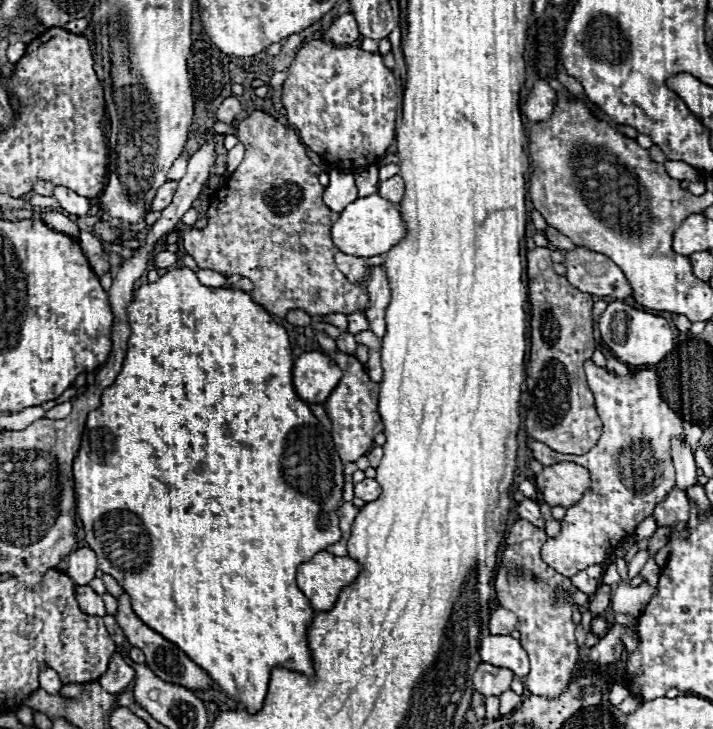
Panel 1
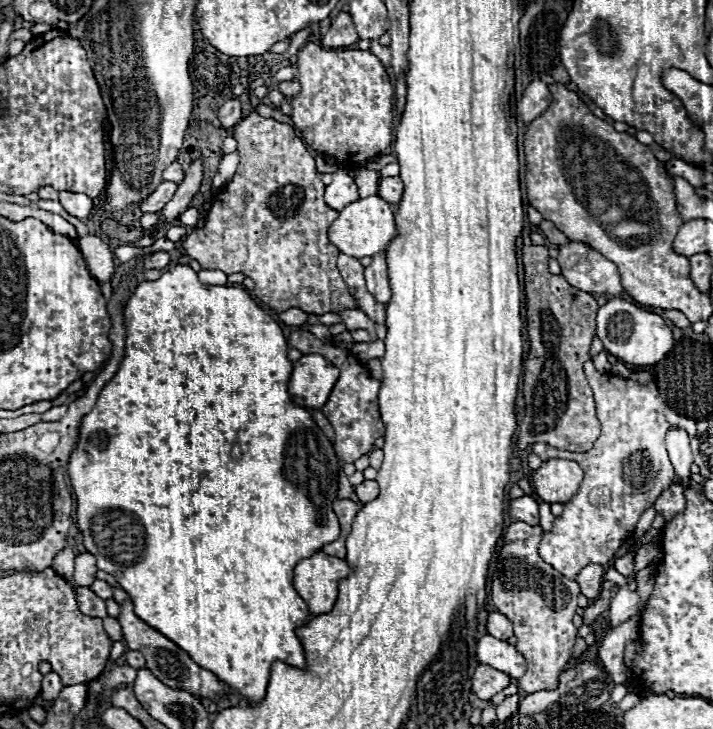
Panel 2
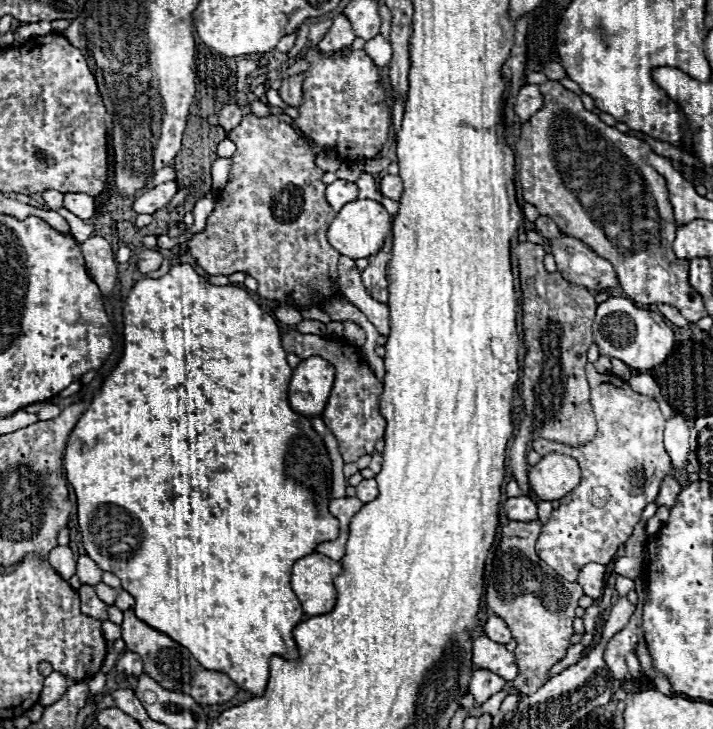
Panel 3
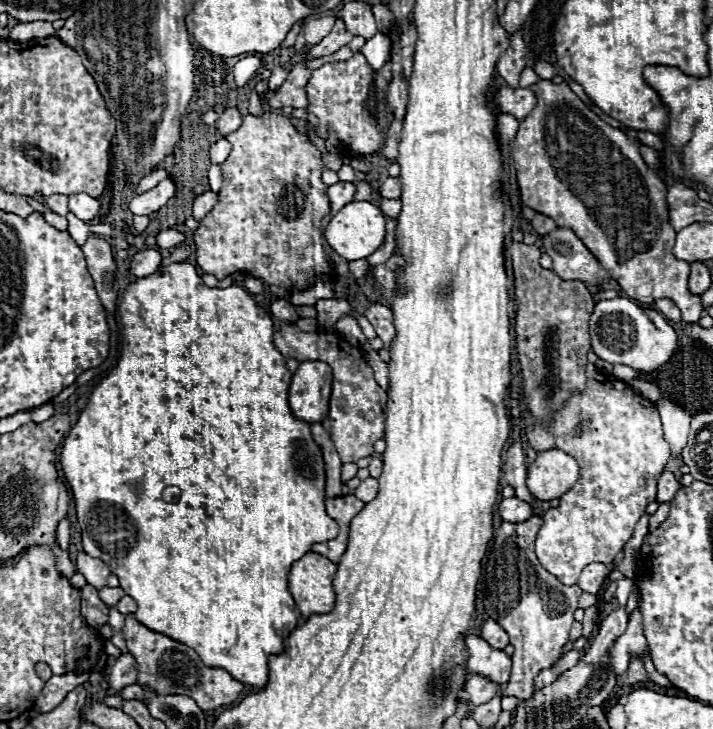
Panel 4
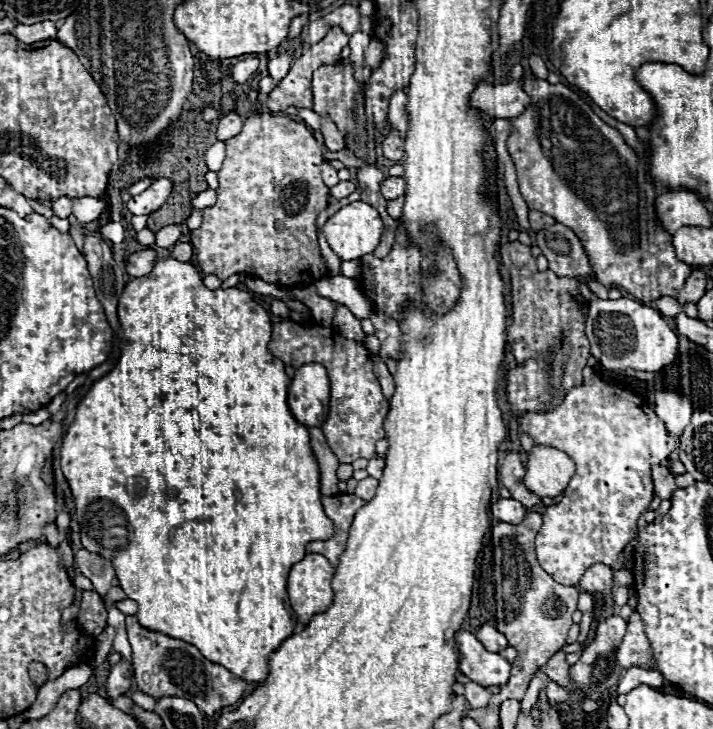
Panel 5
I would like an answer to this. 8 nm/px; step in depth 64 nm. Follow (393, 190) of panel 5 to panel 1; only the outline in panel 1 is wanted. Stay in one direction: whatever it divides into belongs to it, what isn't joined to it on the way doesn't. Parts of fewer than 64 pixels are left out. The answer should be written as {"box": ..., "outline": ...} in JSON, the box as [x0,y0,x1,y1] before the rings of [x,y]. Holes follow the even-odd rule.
{"box":[378,176,404,204],"outline":[[[392,176],[386,182],[380,182],[380,190],[378,194],[394,204],[400,204],[402,196],[404,196],[404,182],[400,176]]]}

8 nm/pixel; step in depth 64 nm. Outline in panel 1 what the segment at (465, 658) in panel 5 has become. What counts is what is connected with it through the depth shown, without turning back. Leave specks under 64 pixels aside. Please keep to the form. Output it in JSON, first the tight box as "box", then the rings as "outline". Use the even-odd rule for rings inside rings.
{"box":[480,636,530,676],"outline":[[[488,636],[480,642],[482,662],[494,664],[498,668],[508,668],[514,676],[526,676],[530,670],[528,654],[522,650],[520,640],[512,636]]]}

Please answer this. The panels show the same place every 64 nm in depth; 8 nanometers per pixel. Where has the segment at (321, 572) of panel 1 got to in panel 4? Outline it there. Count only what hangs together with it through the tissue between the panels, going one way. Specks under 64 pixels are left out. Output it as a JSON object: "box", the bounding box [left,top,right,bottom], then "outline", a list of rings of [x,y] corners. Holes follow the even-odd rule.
{"box":[288,552,336,618],"outline":[[[308,552],[292,564],[288,576],[290,592],[304,618],[312,614],[326,614],[334,608],[334,574],[336,564],[316,552]]]}

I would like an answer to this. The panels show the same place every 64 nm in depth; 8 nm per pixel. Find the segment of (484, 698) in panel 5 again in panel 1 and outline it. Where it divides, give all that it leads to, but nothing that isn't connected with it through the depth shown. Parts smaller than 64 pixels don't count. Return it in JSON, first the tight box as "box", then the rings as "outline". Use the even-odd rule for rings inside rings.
{"box":[474,662,514,696],"outline":[[[482,662],[478,670],[474,672],[474,688],[476,692],[484,696],[500,696],[504,690],[510,688],[510,682],[514,680],[514,674],[510,670],[502,670],[498,666],[490,666]]]}

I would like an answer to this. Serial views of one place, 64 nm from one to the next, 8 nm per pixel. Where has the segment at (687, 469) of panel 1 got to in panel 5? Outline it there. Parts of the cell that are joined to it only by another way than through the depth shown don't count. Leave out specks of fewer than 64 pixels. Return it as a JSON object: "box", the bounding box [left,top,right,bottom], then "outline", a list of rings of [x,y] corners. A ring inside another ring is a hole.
{"box":[648,390,694,442],"outline":[[[668,390],[668,392],[656,392],[654,396],[648,398],[648,402],[650,402],[650,408],[664,422],[668,434],[680,442],[682,430],[690,424],[690,418],[694,412],[690,400]]]}

